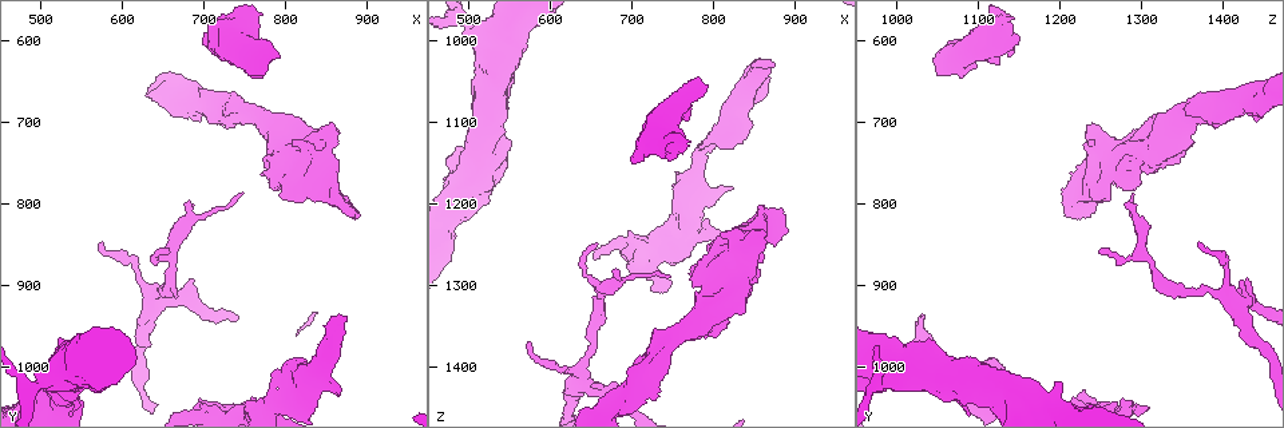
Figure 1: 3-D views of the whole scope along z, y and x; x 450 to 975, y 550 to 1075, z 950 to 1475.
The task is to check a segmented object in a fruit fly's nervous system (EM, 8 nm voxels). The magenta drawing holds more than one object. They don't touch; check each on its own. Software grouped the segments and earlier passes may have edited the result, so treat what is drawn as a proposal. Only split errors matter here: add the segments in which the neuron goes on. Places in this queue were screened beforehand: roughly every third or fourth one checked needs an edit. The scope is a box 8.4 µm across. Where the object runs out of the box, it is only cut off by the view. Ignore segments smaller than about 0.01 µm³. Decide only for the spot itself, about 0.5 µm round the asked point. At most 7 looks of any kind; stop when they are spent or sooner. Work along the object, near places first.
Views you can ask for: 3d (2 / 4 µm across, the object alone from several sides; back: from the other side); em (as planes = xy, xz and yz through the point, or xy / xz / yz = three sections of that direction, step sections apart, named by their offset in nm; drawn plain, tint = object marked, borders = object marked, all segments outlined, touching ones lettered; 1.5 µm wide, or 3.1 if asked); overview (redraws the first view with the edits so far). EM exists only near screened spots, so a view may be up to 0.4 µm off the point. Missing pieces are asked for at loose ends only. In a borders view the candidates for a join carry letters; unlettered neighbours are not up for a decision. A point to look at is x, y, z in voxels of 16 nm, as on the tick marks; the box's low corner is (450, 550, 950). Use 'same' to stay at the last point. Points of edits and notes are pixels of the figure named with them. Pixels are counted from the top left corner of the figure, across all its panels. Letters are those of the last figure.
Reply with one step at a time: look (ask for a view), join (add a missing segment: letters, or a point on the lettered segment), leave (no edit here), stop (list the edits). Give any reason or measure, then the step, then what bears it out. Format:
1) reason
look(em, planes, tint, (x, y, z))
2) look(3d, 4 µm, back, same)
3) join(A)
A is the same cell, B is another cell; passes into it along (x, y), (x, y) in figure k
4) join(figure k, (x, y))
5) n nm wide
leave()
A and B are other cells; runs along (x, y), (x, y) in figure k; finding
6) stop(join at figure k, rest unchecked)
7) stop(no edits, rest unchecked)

free end
look(3d, 2 µm, (875, 935, 1030))

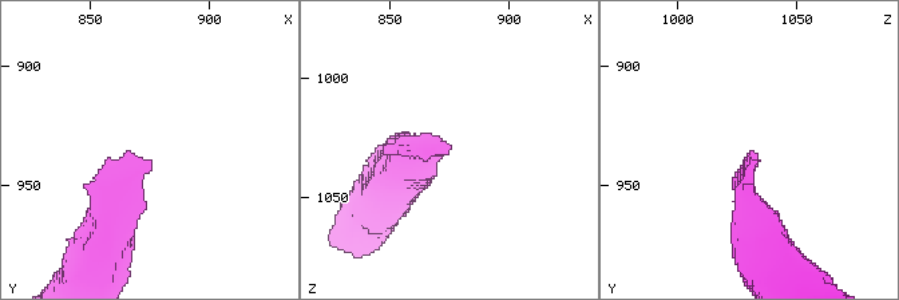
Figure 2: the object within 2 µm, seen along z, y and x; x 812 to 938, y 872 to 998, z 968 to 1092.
shape alone is not enough
look(em, xz, step 8, borders, (874, 938, 1029))

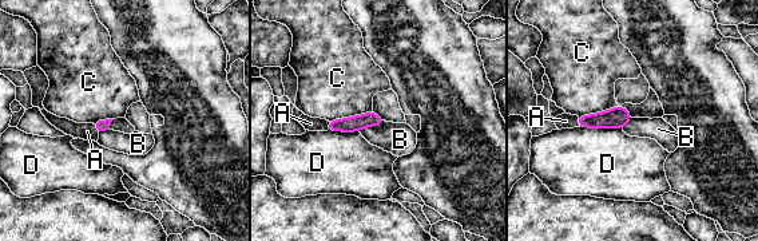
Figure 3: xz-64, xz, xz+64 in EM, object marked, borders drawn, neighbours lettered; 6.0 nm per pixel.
look(em, planes, borders, same)

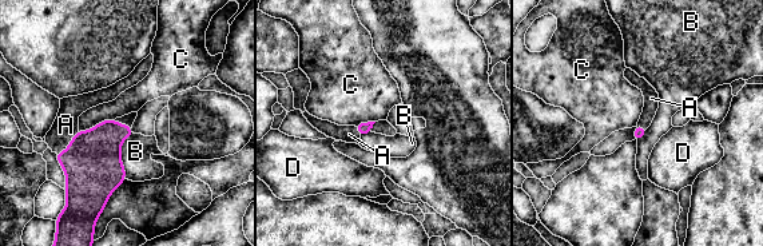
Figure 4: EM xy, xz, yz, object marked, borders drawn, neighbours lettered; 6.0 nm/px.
join(A)
A is the same cell, B, C and D are other cells; the neuron continues

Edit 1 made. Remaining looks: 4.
redraw
look(overview)

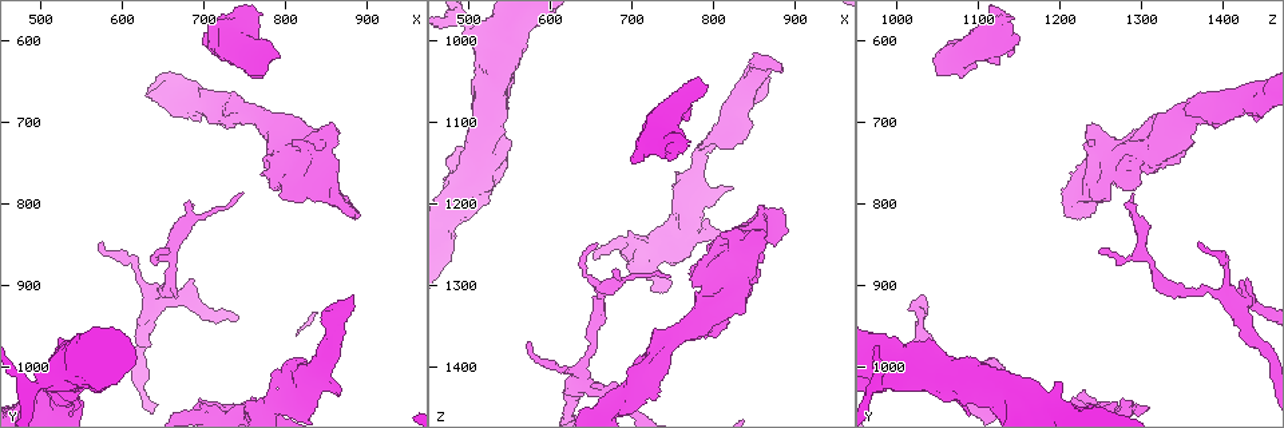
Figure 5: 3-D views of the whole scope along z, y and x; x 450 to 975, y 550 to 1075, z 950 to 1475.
an open end
look(em, xy, step 4, tint, (785, 1030, 1230))

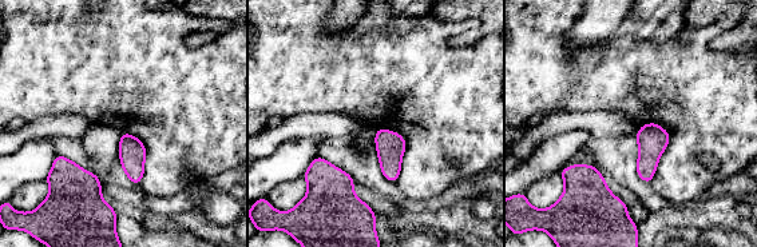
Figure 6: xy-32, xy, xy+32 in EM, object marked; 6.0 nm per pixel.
look(em, planes, borders, same)

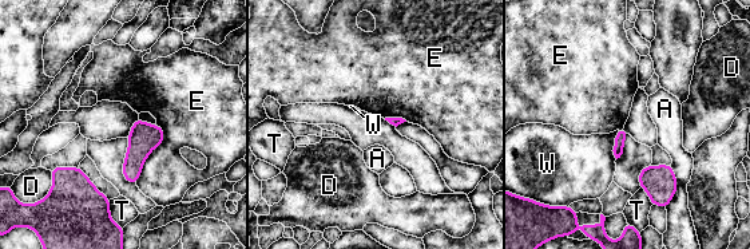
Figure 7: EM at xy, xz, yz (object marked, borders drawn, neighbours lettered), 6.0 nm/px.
leave()
A, D, E, T and W are other cells; none of them fits

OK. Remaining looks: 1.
stop(join at figure 4, rest unchecked)

